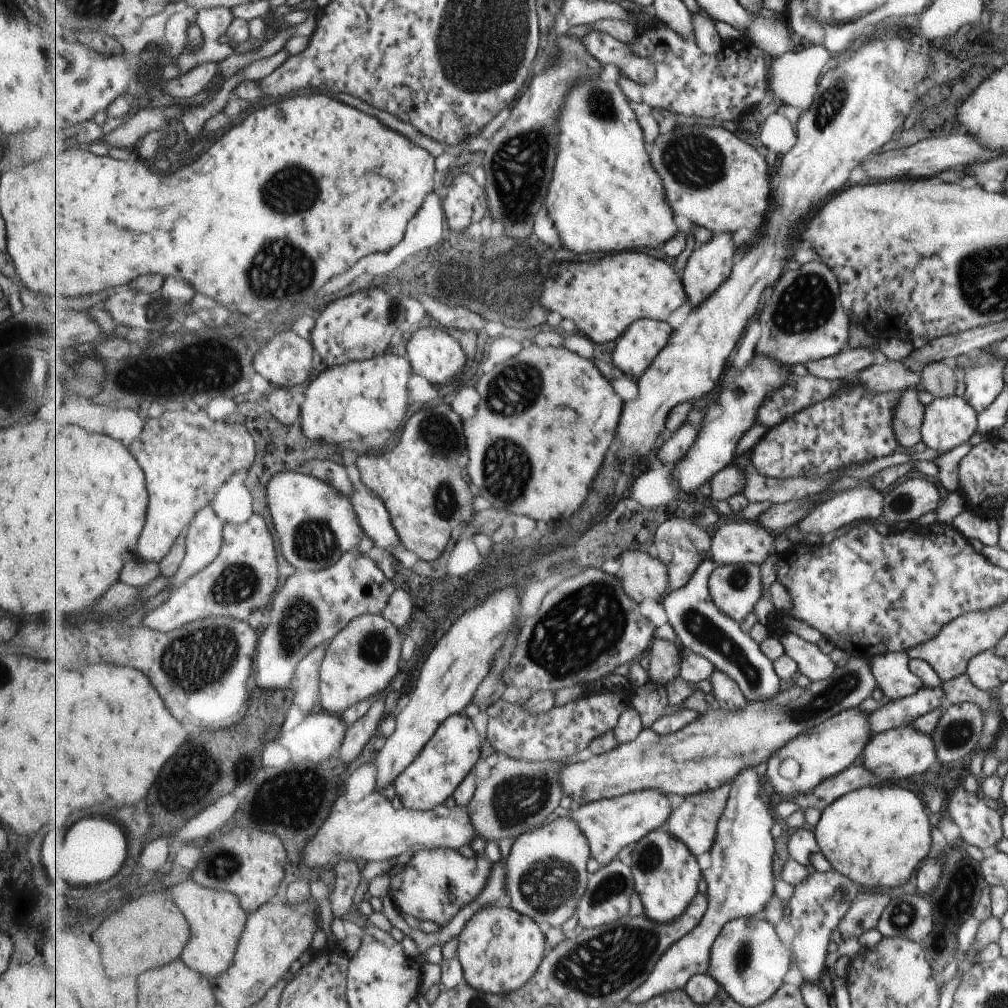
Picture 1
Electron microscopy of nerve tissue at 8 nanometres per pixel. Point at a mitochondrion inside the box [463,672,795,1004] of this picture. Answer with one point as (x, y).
(602, 966)

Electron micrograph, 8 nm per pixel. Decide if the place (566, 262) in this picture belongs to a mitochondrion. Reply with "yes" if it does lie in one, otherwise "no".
no

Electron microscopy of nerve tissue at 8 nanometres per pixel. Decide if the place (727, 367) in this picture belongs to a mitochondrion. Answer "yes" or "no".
no

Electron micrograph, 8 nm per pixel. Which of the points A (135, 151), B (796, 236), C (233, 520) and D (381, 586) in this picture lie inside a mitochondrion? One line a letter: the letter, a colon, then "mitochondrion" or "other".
A: other
B: other
C: other
D: other

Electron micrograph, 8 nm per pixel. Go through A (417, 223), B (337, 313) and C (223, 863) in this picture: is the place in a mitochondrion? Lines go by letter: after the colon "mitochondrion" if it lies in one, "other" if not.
A: other
B: other
C: mitochondrion

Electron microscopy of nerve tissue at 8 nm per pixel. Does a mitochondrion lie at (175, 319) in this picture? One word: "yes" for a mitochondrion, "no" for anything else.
no

